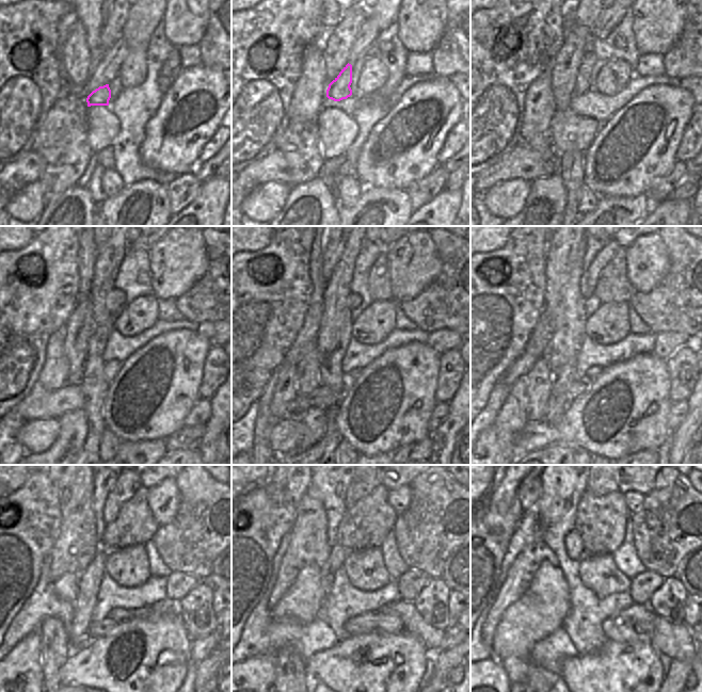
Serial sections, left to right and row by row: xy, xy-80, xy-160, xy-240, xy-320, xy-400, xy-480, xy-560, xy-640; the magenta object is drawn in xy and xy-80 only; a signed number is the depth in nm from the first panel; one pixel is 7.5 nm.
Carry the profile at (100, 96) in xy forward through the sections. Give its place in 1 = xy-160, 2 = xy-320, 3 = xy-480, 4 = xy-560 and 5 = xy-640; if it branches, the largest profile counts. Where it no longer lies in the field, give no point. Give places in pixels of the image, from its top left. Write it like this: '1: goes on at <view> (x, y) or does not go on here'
1: goes on at xy-160 (581, 84)
2: goes on at xy-320 (353, 300)
3: goes on at xy-480 (126, 486)
4: goes on at xy-560 (361, 486)
5: goes on at xy-640 (600, 486)

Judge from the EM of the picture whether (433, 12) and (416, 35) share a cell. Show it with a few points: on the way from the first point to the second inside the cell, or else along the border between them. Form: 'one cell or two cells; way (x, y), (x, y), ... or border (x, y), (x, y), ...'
one cell; way (428, 17), (421, 23), (420, 30)

